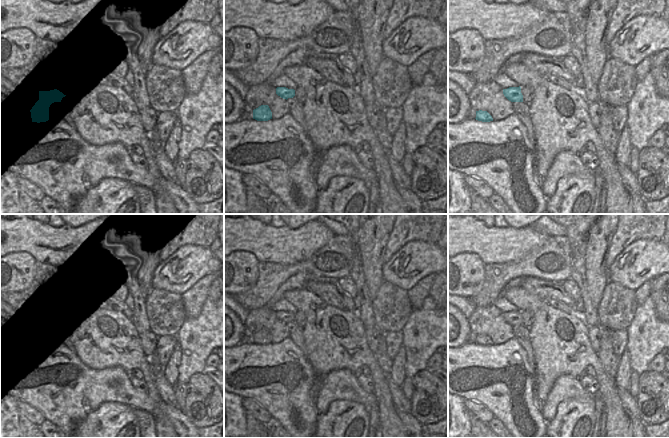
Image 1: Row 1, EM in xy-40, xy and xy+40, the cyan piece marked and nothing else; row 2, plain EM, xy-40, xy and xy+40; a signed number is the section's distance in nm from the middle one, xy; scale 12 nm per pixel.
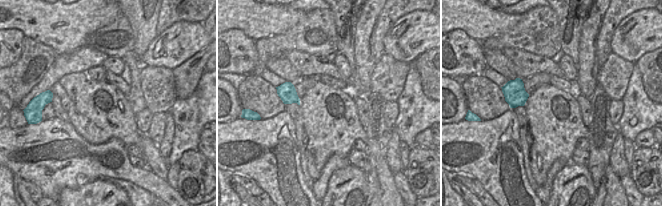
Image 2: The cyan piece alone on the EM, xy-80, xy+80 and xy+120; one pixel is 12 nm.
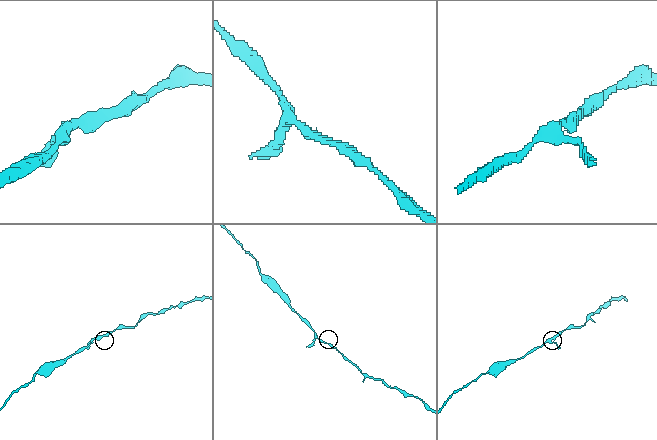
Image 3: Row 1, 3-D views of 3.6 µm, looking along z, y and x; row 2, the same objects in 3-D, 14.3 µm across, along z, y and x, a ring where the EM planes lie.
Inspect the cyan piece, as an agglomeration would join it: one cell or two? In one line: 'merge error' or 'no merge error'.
no merge error

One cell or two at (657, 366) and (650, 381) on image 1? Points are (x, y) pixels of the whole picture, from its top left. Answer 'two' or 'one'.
two

